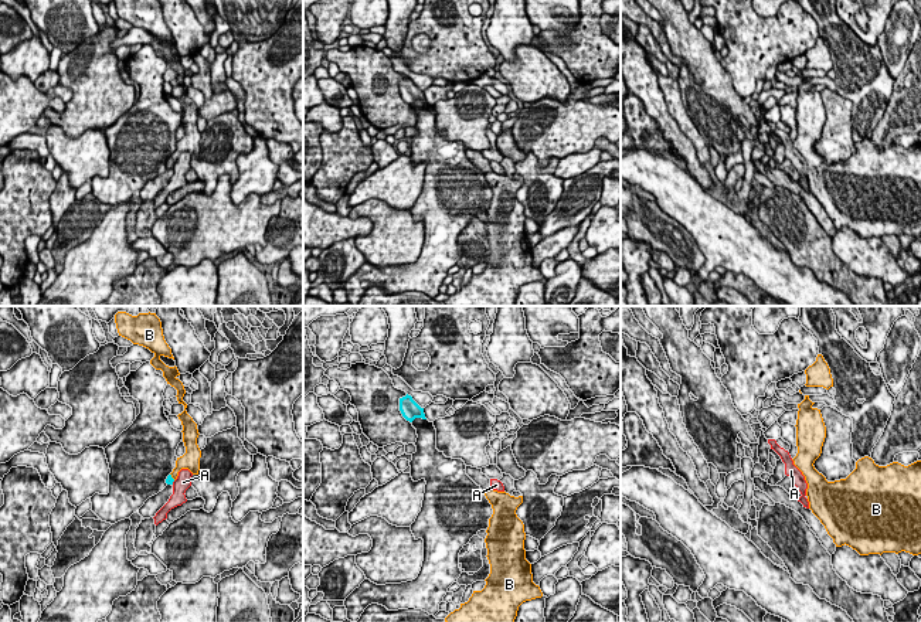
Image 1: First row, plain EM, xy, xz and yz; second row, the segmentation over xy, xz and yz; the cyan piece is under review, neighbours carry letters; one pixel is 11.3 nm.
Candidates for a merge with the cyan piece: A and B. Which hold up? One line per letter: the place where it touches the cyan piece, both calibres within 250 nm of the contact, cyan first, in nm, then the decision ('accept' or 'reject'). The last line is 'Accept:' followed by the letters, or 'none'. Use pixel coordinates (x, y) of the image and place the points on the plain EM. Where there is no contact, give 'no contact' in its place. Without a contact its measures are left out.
A: meets cyan in xy at (173, 163); 90 nm thick on the cyan side, 180 nm on the other; reject
B: meets cyan in xy at (170, 159); 90 nm thick on the cyan side, 160 nm on the other; accept
Accept: B

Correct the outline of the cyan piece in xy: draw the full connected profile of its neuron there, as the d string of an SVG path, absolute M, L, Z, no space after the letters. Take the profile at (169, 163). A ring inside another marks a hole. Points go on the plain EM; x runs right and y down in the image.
M115 0L116 11L119 18L130 23L133 27L143 28L149 31L154 40L150 47L156 52L163 54L163 60L167 67L177 72L177 84L184 88L184 94L179 96L179 102L183 108L183 125L186 129L186 136L176 143L176 150L167 159L166 166L173 167L181 152L188 152L193 157L198 157L201 133L197 128L198 112L197 106L187 96L187 86L183 84L186 77L183 65L177 61L180 58L177 50L166 48L160 40L173 41L171 31L164 23L162 4L159 0Z

